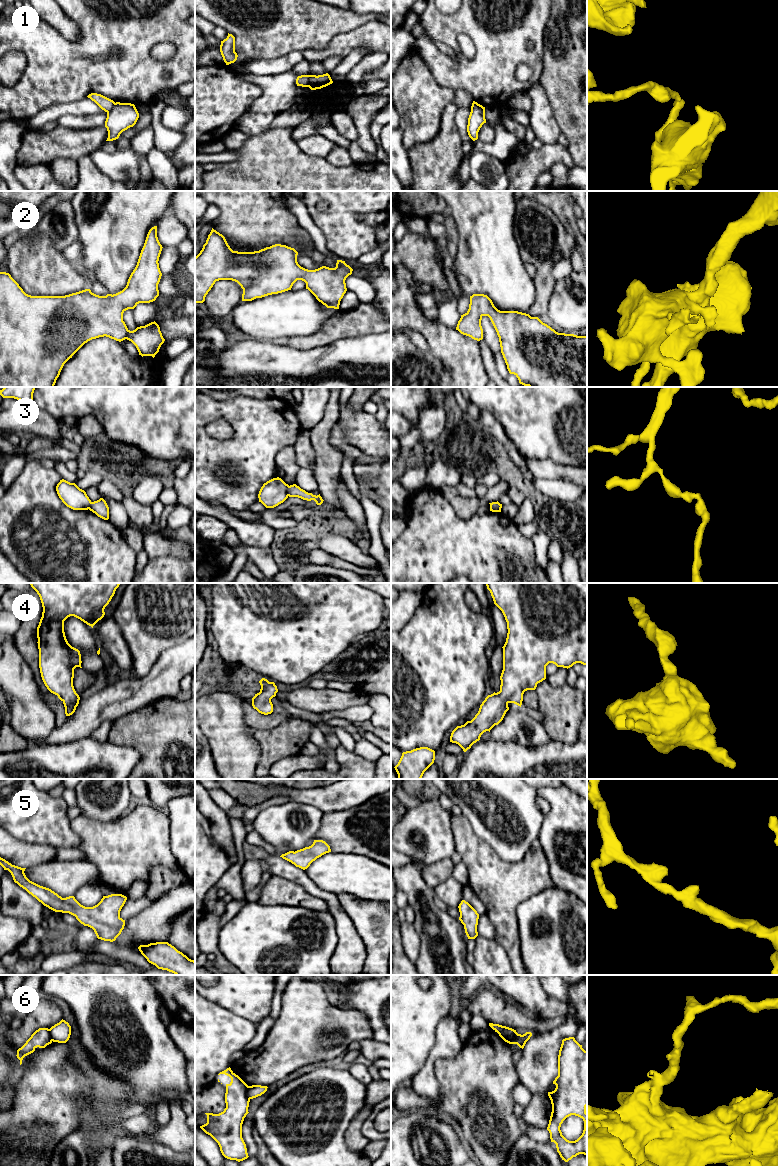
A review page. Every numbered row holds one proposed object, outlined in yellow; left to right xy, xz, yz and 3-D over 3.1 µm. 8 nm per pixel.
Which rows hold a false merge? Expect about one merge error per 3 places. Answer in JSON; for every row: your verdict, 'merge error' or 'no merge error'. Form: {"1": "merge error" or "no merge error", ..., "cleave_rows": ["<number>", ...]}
{"1": "merge error", "2": "no merge error", "3": "merge error", "4": "no merge error", "5": "no merge error", "6": "merge error", "cleave_rows": ["1", "3", "6"]}

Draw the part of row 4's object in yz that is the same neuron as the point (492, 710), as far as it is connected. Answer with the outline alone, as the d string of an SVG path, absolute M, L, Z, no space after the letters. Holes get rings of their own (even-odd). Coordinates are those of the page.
M486 583L487 589L490 591L494 604L502 611L507 622L507 638L503 648L503 670L500 676L500 691L488 695L480 705L478 713L471 721L467 721L464 725L457 726L451 733L450 742L458 744L464 752L480 740L481 735L498 725L509 710L508 704L514 703L521 707L523 694L527 690L535 690L537 684L546 679L546 666L549 663L555 664L557 667L570 668L576 663L587 666L587 583Z

